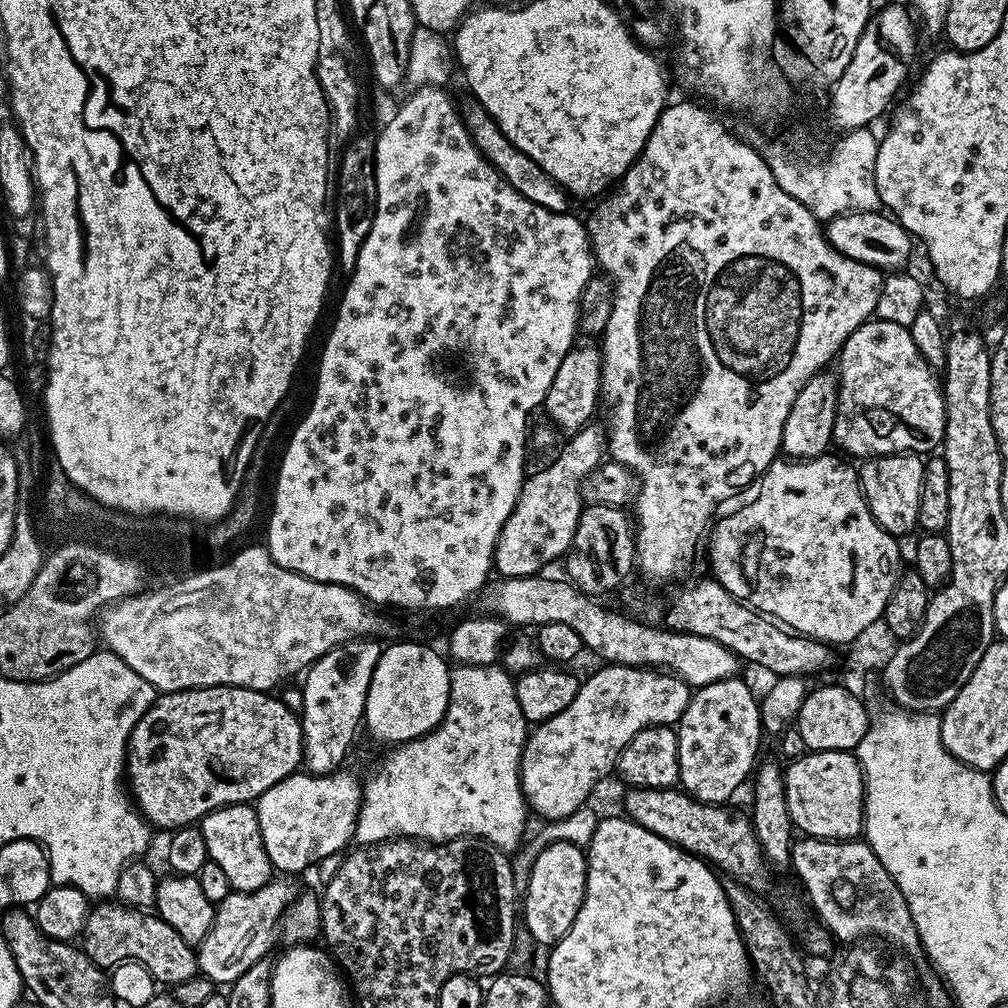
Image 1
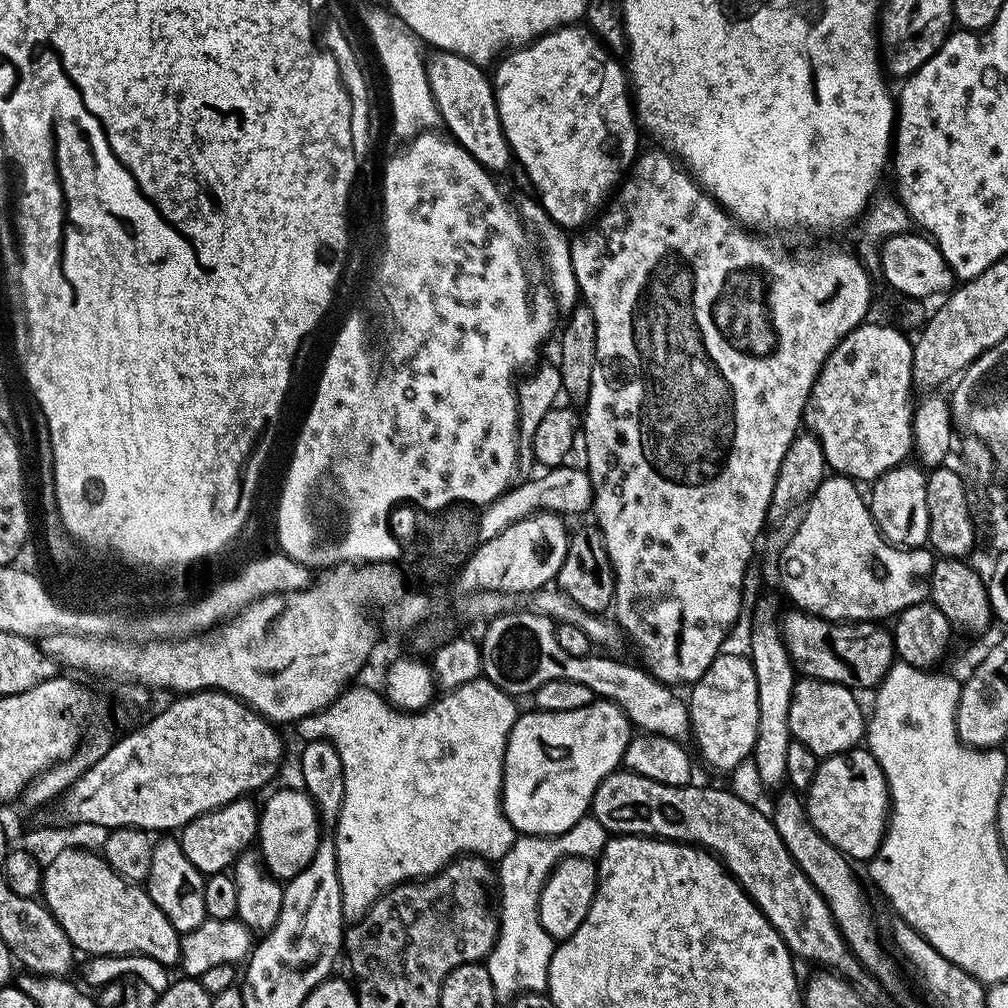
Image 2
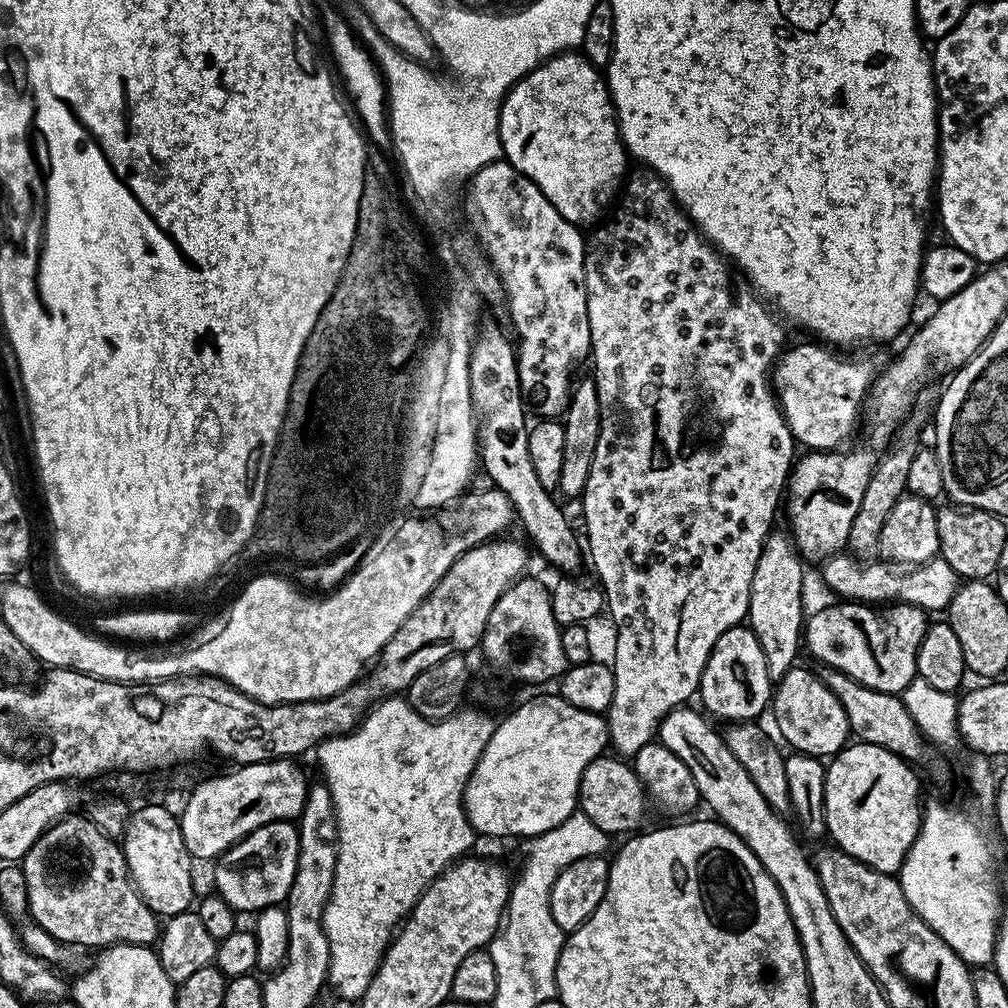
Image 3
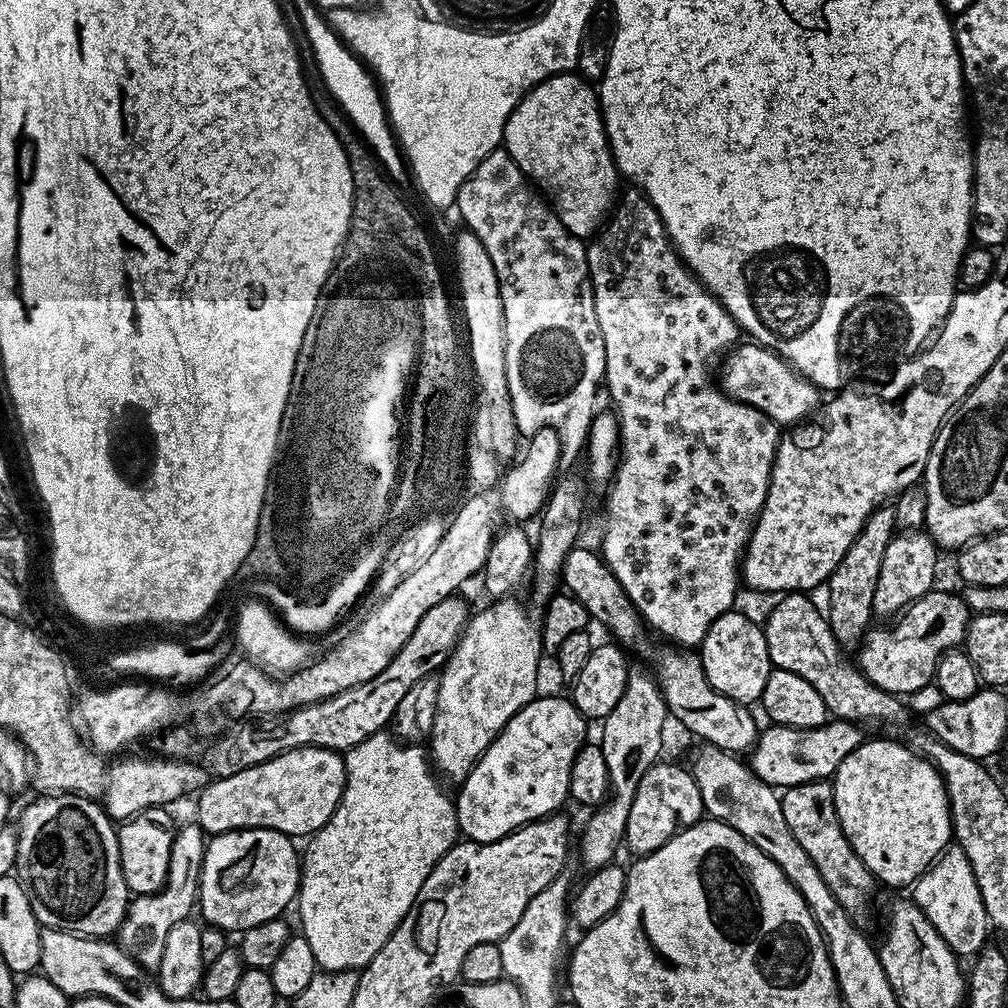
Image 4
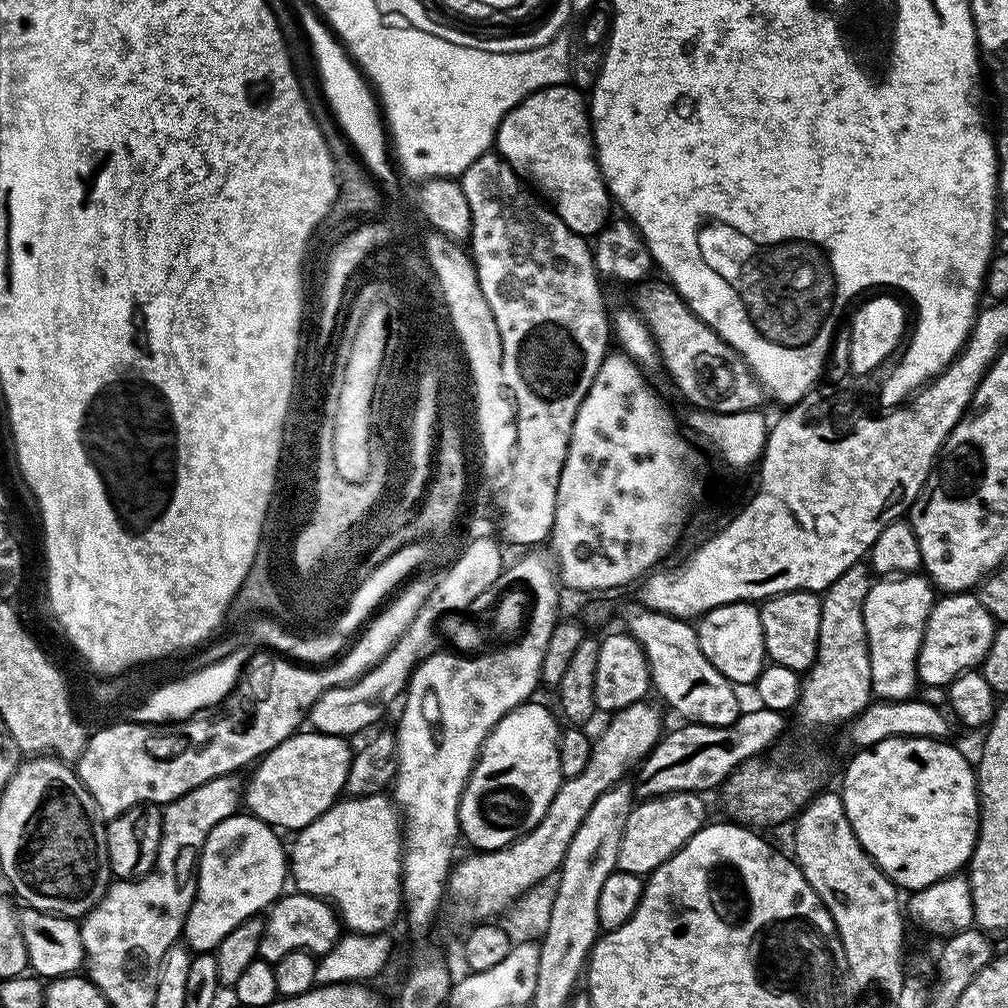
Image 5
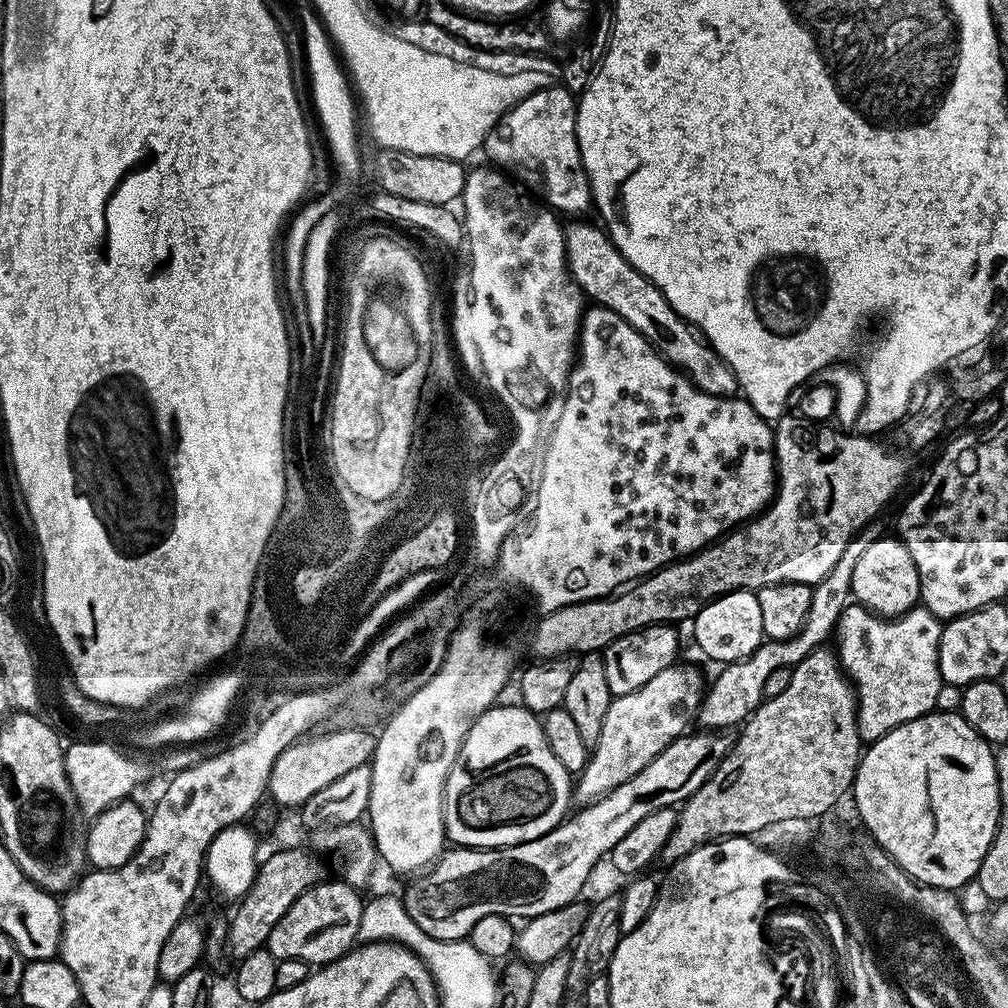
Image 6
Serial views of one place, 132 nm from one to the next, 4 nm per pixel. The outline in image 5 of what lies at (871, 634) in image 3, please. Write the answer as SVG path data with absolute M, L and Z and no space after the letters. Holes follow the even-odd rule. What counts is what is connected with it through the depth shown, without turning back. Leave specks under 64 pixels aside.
M949 592L941 595L932 605L922 646L918 650L917 681L928 688L944 688L951 684L954 678L958 678L961 672L979 669L990 650L990 642L994 642L997 627L996 619L992 617L990 610L986 610L986 606L982 606L982 602L978 602L978 598L972 592Z

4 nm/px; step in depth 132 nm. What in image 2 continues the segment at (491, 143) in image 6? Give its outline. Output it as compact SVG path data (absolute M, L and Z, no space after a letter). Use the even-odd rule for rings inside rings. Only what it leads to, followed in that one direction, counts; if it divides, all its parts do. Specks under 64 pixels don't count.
M573 22L565 27L555 28L552 32L545 32L530 44L513 47L507 54L499 57L495 68L496 73L493 71L490 79L492 87L496 90L496 105L502 122L502 130L506 134L508 145L512 148L515 163L524 167L529 182L536 187L534 189L536 199L557 226L565 230L583 229L605 207L606 201L613 195L617 185L625 179L626 173L631 169L638 155L638 147L636 148L638 121L633 101L630 99L630 81L626 75L625 65L611 52L607 52L599 38L593 32L589 32L587 27Z

